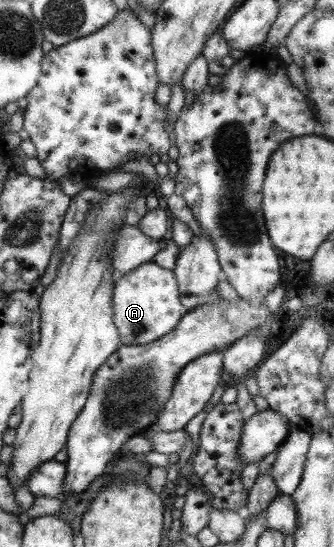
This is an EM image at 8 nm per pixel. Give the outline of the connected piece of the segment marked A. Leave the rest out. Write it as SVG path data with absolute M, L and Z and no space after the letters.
M142 263L114 283L111 295L113 324L119 332L119 345L145 345L175 329L185 310L179 302L174 273L155 265Z

